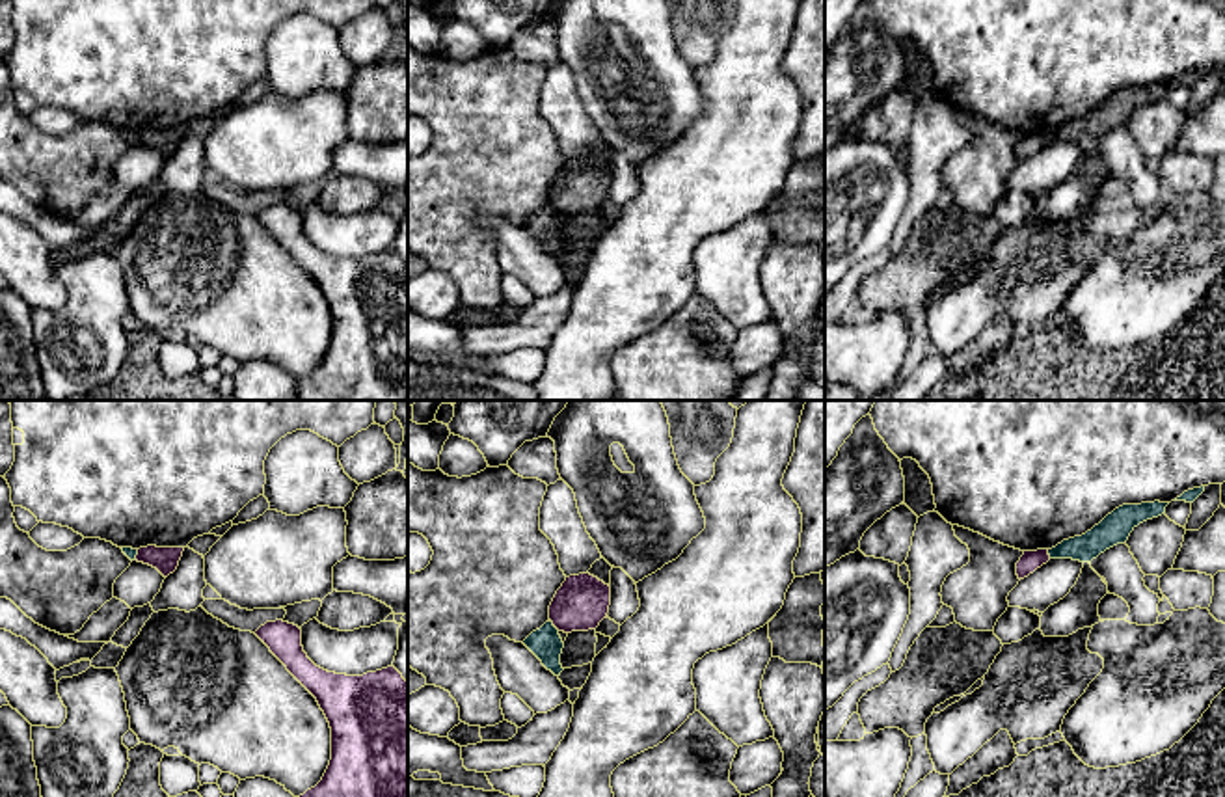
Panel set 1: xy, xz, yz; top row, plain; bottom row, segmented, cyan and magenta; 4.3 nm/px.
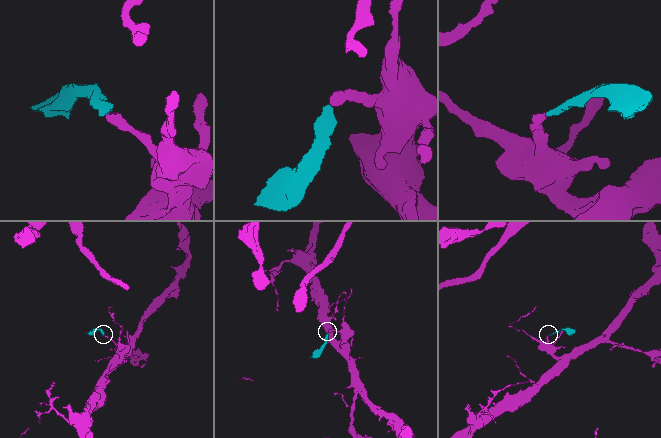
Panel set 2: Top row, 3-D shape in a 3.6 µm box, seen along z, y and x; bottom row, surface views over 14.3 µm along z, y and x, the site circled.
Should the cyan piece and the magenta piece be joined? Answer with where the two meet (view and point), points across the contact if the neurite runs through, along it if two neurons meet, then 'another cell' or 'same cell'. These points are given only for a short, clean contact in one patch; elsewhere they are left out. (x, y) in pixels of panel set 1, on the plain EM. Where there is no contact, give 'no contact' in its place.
contact xz (551, 207); border xz (550, 202), (559, 213); another cell

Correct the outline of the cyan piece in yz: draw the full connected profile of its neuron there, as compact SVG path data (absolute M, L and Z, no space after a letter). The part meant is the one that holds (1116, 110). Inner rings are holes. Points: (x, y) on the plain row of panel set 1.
M1169 86L1123 88L1082 119L1063 123L1048 132L1050 142L1072 142L1091 145L1106 132L1124 127L1130 115L1143 104L1158 101Z

